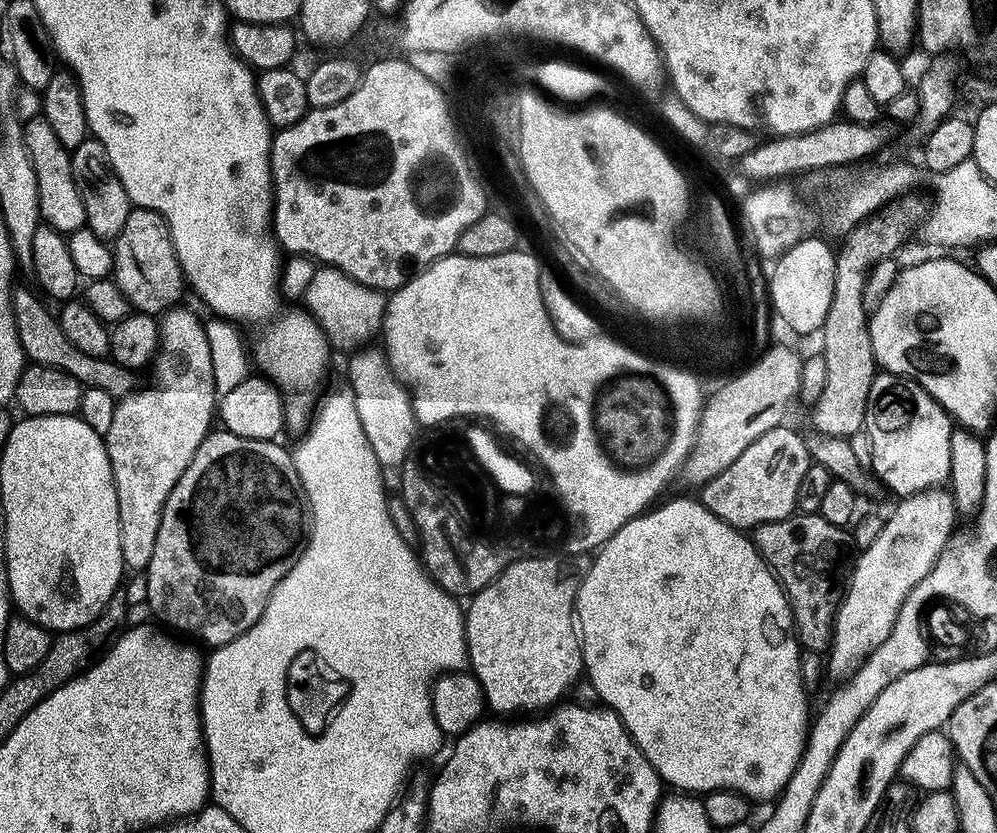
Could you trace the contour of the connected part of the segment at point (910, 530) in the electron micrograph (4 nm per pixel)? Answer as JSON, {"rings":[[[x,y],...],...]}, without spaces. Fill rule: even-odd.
{"rings":[[[947,487],[928,488],[925,492],[903,497],[899,503],[892,513],[887,513],[882,534],[863,548],[860,557],[855,557],[848,573],[844,599],[836,610],[832,626],[832,646],[826,653],[827,675],[829,672],[840,680],[836,682],[847,681],[860,663],[888,637],[902,602],[936,565],[936,559],[954,534],[952,527],[958,521],[958,513]]]}

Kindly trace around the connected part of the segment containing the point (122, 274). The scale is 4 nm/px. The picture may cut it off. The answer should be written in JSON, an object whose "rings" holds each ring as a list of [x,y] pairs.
{"rings":[[[133,207],[126,226],[117,234],[112,253],[112,271],[118,290],[140,314],[163,314],[177,307],[186,293],[184,271],[172,245],[172,232],[161,212]]]}

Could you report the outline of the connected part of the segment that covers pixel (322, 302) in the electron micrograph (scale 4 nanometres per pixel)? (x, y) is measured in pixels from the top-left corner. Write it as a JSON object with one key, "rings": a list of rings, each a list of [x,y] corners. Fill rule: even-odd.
{"rings":[[[320,266],[317,269],[304,288],[303,307],[308,315],[316,319],[333,349],[356,350],[367,345],[371,341],[368,339],[381,331],[386,307],[385,293],[342,274],[337,268]]]}

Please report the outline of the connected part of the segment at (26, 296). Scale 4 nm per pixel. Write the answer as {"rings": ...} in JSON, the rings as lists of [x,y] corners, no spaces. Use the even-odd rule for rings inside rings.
{"rings":[[[20,286],[13,287],[12,317],[22,350],[31,363],[62,370],[66,374],[70,374],[70,378],[77,380],[84,388],[106,390],[106,394],[110,394],[113,398],[128,396],[131,392],[137,391],[137,373],[133,369],[123,368],[117,360],[91,356],[78,350],[78,346],[74,346],[74,342],[70,342],[66,338],[59,319],[53,313],[51,316],[44,309],[43,302],[30,289],[20,288]]]}

